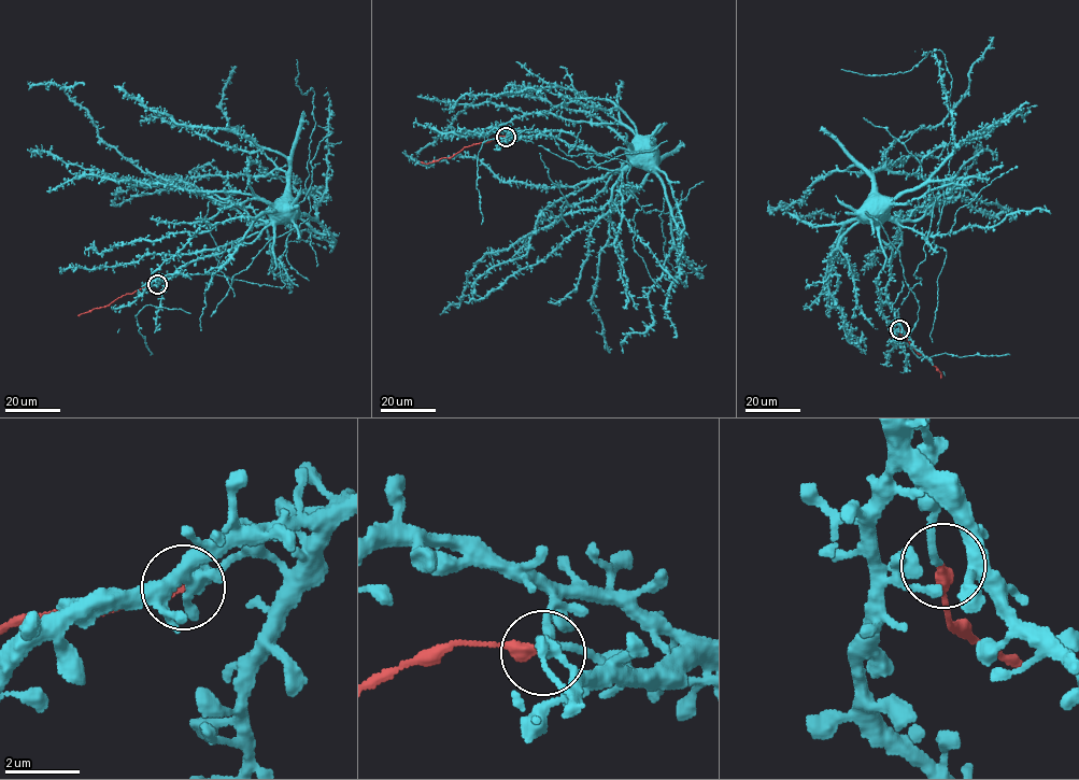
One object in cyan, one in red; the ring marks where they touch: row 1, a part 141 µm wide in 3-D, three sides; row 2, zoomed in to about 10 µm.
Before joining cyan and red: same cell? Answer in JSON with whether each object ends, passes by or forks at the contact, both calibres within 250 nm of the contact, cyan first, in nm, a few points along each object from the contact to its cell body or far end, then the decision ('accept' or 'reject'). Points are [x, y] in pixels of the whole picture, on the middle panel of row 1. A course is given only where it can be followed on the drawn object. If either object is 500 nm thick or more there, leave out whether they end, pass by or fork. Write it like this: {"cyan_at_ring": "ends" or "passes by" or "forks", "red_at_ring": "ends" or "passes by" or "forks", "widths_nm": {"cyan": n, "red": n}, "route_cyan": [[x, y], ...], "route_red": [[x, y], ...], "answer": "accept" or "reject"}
{"cyan_at_ring": "passes by", "red_at_ring": "ends", "widths_nm": {"cyan": 140, "red": 320}, "route_cyan": [[507, 136], [553, 136], [588, 150], [587, 154], [599, 167], [613, 170], [630, 165], [639, 167], [648, 161]], "route_red": [[506, 136], [465, 146], [448, 158], [420, 161]], "answer": "accept"}

